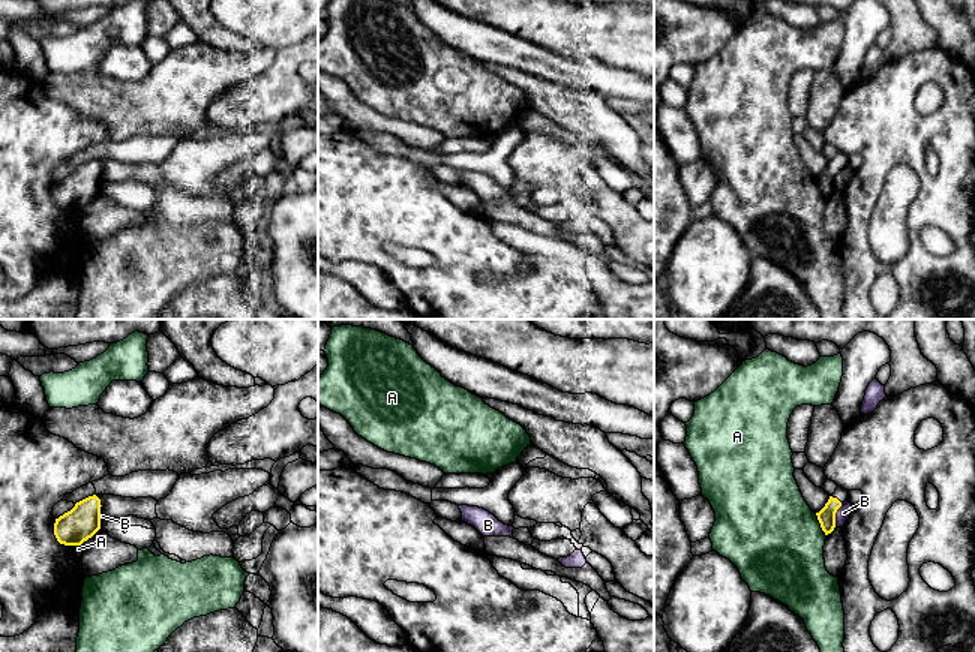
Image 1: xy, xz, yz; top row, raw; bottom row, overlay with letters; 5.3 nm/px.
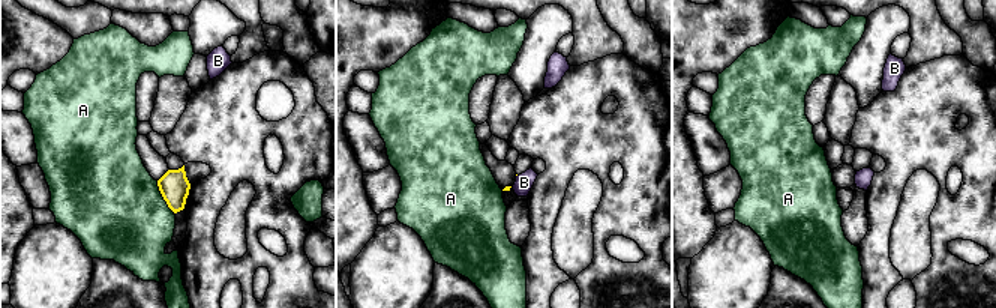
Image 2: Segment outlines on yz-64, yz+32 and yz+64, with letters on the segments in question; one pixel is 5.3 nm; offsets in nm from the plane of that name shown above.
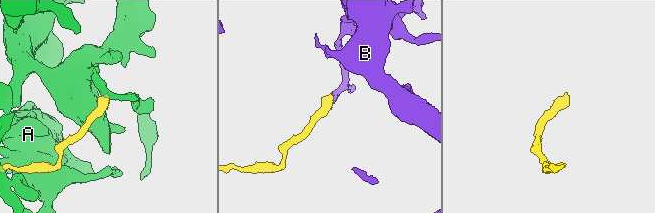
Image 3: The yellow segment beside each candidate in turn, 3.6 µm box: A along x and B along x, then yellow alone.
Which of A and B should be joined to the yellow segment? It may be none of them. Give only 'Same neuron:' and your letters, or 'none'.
Same neuron: none

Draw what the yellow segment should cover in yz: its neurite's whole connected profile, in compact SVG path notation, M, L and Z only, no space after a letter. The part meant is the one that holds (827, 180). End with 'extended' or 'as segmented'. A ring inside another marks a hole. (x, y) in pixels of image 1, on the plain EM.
M837 151L836 156L830 159L830 163L825 168L825 171L819 177L816 177L818 184L825 199L834 195L836 177L842 171L842 168L848 163L848 157L849 157L848 154Z; extended

